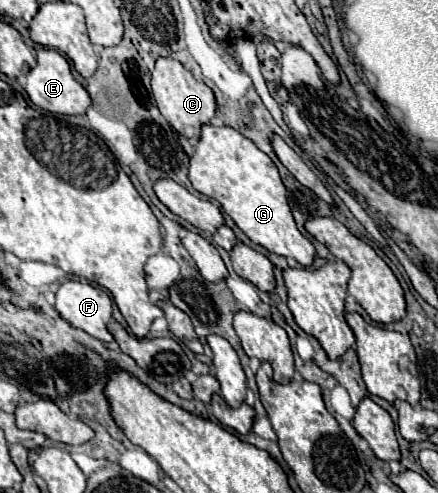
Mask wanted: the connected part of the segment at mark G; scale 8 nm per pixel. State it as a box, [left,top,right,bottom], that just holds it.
[188,125,316,267]

